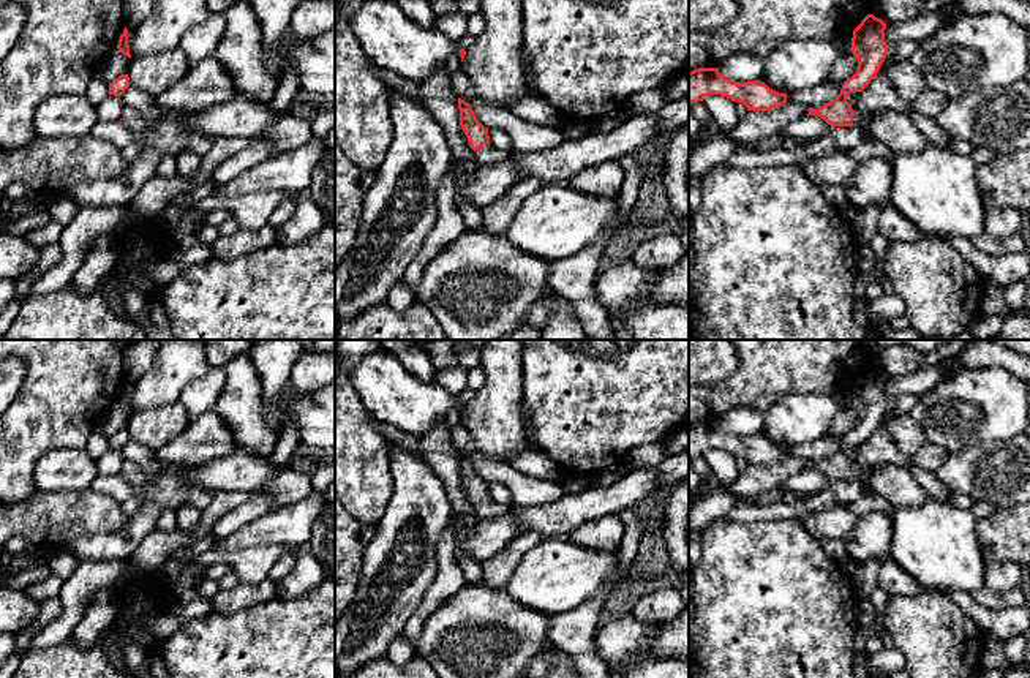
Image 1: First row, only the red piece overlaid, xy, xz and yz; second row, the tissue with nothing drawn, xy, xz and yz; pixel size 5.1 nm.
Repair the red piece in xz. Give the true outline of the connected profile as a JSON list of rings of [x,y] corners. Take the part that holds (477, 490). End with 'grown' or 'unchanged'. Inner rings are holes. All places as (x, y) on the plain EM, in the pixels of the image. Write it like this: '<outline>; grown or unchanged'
[[[458,452],[458,463],[460,463],[460,480],[468,492],[469,501],[474,504],[477,520],[493,518],[510,509],[490,498],[488,482],[485,482],[477,474],[469,457]]]; grown

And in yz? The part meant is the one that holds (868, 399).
[[[867,368],[861,375],[861,378],[853,384],[850,401],[858,414],[856,427],[842,438],[840,447],[833,455],[820,460],[818,463],[810,461],[807,469],[818,469],[833,480],[856,479],[869,485],[869,473],[853,465],[847,450],[850,447],[863,446],[877,430],[888,408],[885,382],[886,378],[874,368]]]; grown

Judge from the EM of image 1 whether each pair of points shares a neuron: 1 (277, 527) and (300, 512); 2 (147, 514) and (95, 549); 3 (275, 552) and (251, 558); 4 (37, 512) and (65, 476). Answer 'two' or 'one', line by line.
1: one
2: one
3: one
4: two

